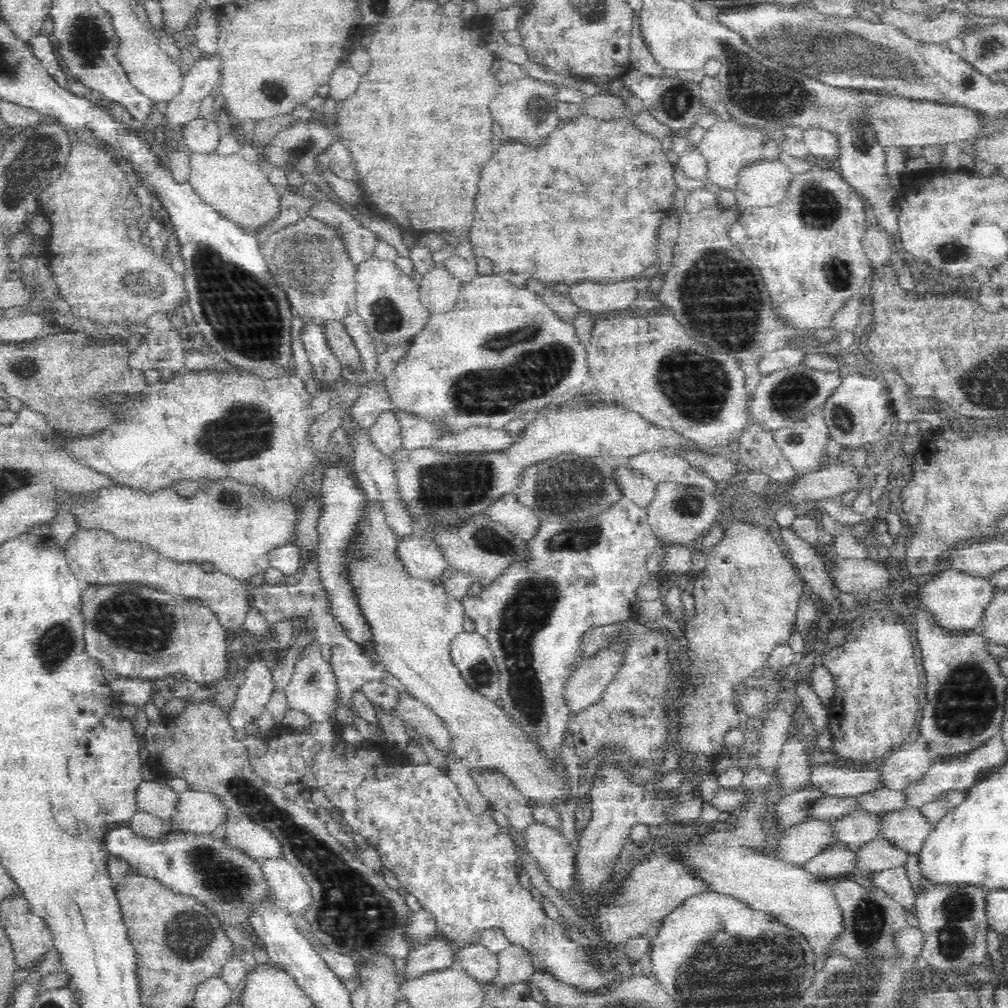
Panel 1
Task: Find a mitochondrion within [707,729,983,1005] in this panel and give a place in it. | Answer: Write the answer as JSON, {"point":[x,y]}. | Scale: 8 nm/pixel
{"point":[959,908]}

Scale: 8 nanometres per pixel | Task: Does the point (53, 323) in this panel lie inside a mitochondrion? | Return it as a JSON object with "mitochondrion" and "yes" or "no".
{"mitochondrion":"no"}

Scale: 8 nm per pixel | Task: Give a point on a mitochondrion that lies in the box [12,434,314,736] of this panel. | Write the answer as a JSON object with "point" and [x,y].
{"point":[140,624]}

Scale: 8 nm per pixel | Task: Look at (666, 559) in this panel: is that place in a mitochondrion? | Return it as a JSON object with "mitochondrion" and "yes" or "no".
{"mitochondrion":"no"}

